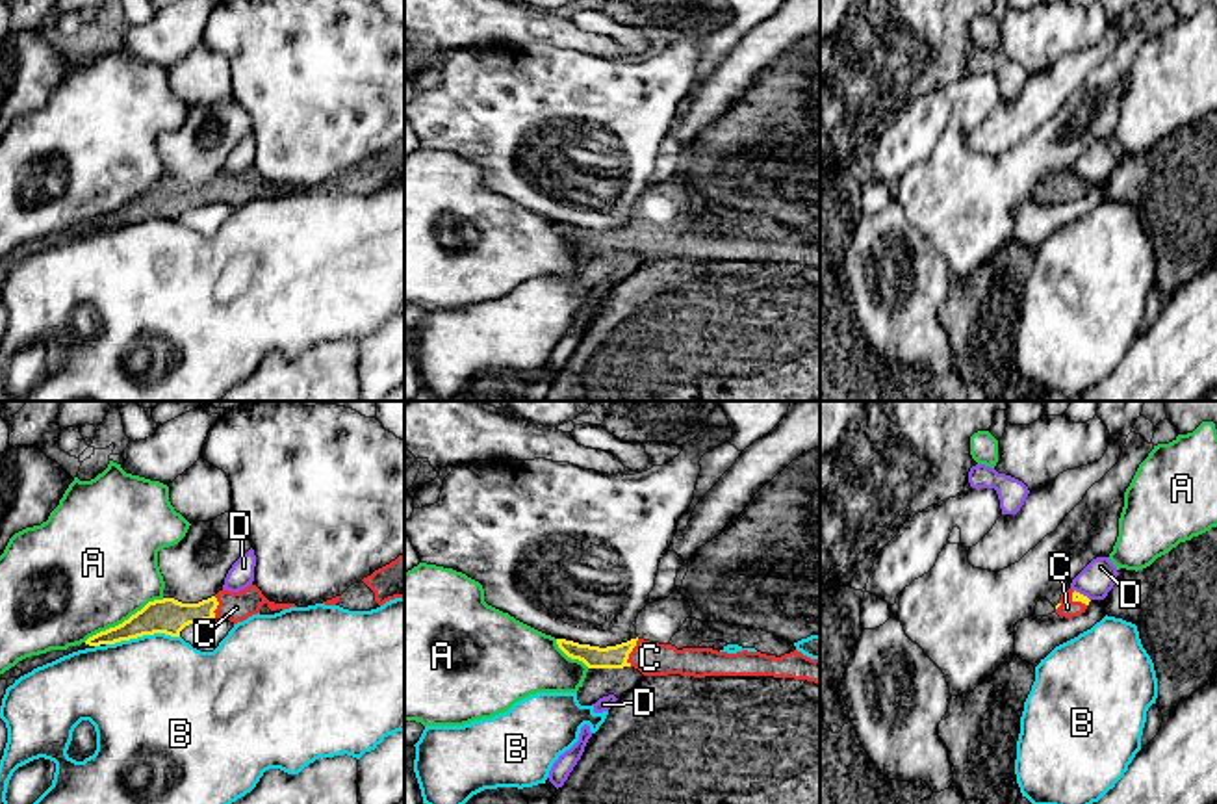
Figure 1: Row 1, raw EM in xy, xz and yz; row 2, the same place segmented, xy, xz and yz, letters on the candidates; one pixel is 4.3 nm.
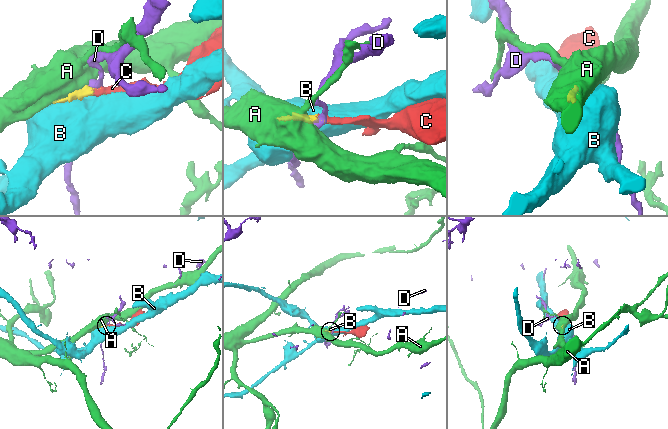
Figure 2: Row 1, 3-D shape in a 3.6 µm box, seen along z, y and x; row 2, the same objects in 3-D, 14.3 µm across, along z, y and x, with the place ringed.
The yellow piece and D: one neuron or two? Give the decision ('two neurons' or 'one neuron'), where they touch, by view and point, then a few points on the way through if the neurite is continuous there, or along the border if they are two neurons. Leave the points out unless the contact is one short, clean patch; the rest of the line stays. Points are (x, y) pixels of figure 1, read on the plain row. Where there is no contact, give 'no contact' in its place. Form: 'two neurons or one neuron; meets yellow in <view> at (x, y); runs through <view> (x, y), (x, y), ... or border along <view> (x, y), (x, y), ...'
two neurons; meets yellow in yz at (1082, 179); border along yz (1075, 173), (1089, 184)

